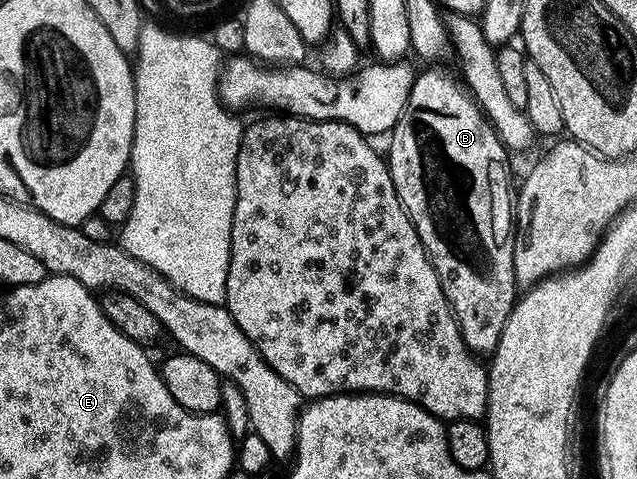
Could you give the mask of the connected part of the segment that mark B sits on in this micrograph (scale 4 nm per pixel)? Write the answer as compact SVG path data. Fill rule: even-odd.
M429 66L429 71L420 71L417 74L414 85L410 89L410 97L406 101L406 109L402 109L402 117L392 127L390 138L387 140L388 151L386 150L386 162L390 169L390 177L394 181L394 189L426 249L428 259L434 265L438 273L438 281L442 285L442 293L450 305L452 315L456 319L456 324L460 327L460 332L464 338L465 345L469 351L480 357L491 356L496 350L498 341L502 337L502 329L510 317L512 308L516 306L518 298L518 284L514 277L514 253L512 252L512 241L514 238L514 195L510 190L508 192L508 157L509 152L501 143L495 128L485 118L477 103L467 90L458 82L455 74L447 75L444 71L439 71L438 66Z

